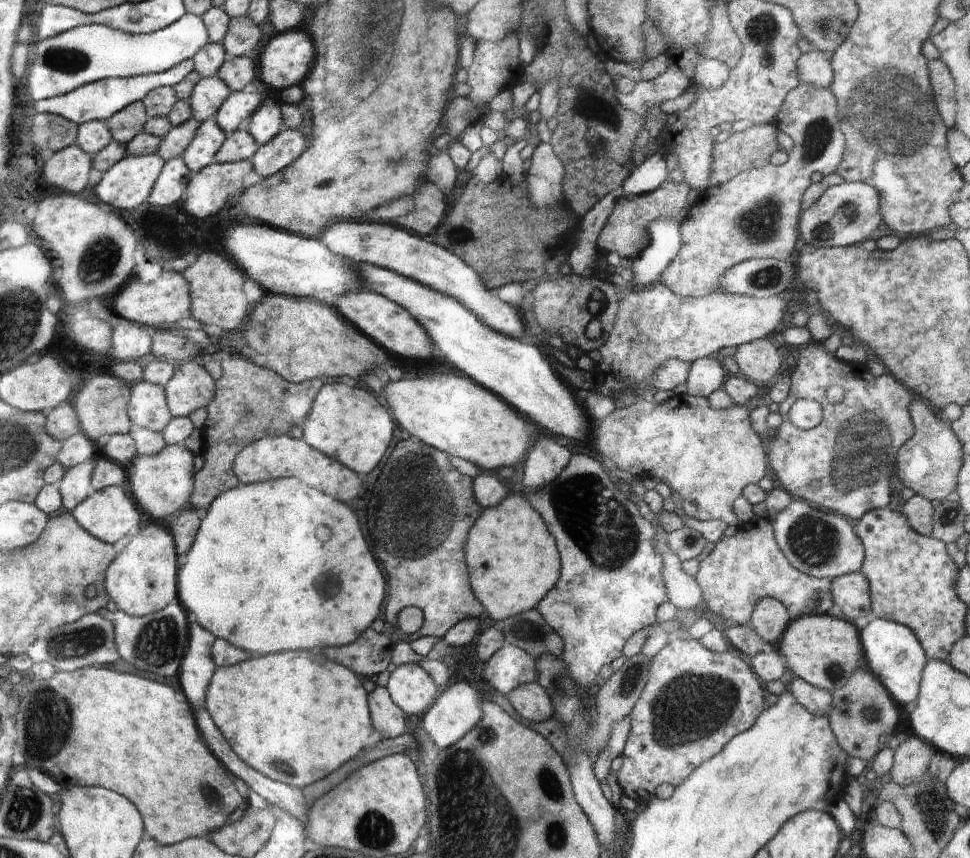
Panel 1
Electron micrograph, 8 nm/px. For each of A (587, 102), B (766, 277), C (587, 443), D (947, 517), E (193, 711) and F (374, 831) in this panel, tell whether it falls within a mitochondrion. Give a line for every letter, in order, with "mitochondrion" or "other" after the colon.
A: mitochondrion
B: mitochondrion
C: other
D: mitochondrion
E: other
F: mitochondrion

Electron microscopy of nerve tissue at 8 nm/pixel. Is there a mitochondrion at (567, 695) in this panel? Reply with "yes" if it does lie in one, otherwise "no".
yes

